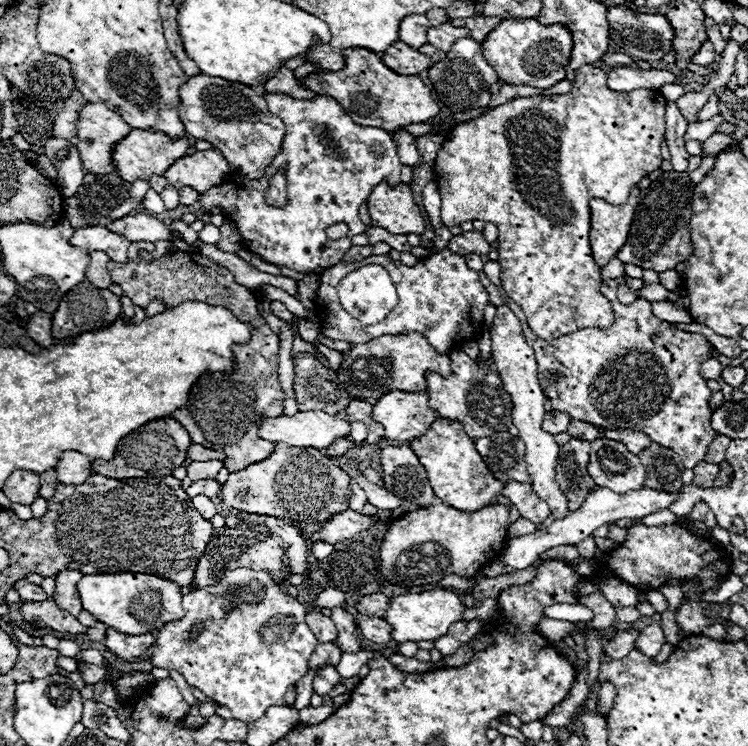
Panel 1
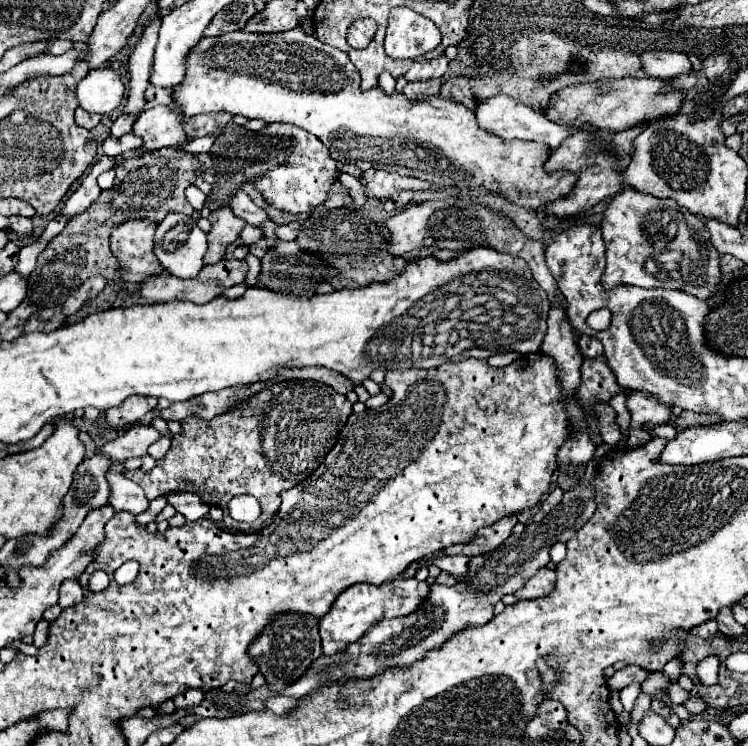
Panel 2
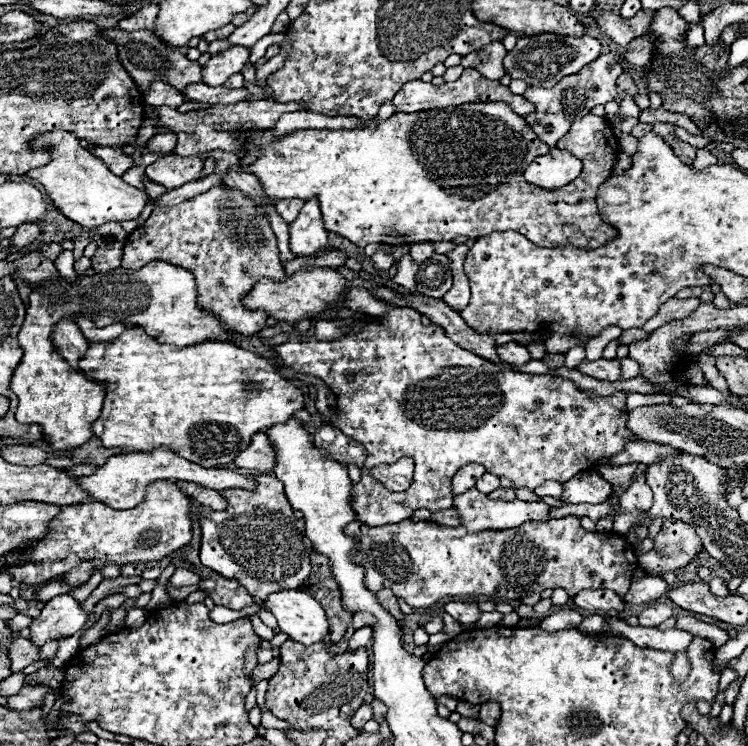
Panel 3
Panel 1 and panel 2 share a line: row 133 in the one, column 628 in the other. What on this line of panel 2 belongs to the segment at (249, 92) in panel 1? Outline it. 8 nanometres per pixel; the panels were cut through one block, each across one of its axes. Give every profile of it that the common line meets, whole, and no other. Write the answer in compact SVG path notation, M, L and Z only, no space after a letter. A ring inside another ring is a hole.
M624 188L618 192L608 206L602 212L602 238L606 244L606 272L604 272L604 286L616 288L620 284L632 284L640 288L674 288L690 292L702 300L710 298L718 280L720 280L720 268L718 268L718 252L710 244L708 230L704 222L688 212L686 208L680 208L676 200L672 198L656 198L644 192L638 192L634 188Z

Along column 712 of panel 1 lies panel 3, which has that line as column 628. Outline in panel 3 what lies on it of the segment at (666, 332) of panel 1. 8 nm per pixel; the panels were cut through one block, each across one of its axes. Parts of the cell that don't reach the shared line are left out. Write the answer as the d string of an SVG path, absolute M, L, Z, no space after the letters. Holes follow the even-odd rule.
M390 308L382 316L368 316L366 318L366 324L364 324L364 328L360 332L342 336L338 340L332 340L332 342L318 340L316 336L310 336L308 340L302 340L302 334L300 332L290 332L290 340L284 342L284 344L280 344L280 346L276 346L276 352L280 354L280 358L284 360L284 364L288 368L292 368L296 372L302 372L302 374L312 374L316 378L322 378L330 386L330 390L336 396L336 416L330 420L330 424L336 426L338 430L342 430L344 434L356 438L368 450L368 460L366 460L366 466L362 468L361 479L353 485L352 496L350 496L350 504L352 504L352 510L356 512L356 518L362 524L366 524L366 526L398 524L402 520L410 518L420 508L426 508L426 510L432 510L432 512L452 508L452 500L454 500L454 494L452 494L452 488L450 488L452 474L456 474L456 470L460 470L466 464L482 464L486 468L486 472L492 472L496 476L506 476L516 486L524 486L524 488L534 490L544 480L566 482L566 480L574 478L580 470L586 470L586 468L594 466L594 462L604 460L604 458L612 458L616 452L622 452L624 450L624 444L628 440L636 440L636 438L632 438L632 434L628 434L628 428L626 428L626 422L624 422L624 416L626 416L626 408L624 408L626 406L626 392L616 392L616 394L612 394L608 398L598 398L598 396L592 398L588 392L578 390L566 378L550 376L550 374L514 372L510 368L496 366L494 362L488 362L488 360L484 360L484 358L480 358L480 356L476 356L476 354L472 354L472 352L456 346L444 334L444 330L440 326L436 326L436 324L424 326L420 322L420 314L416 310L412 310L412 308ZM402 456L412 456L414 462L416 462L412 486L406 492L388 492L382 483L374 480L370 476L369 469L372 469L372 466L376 466L376 464L394 464Z

